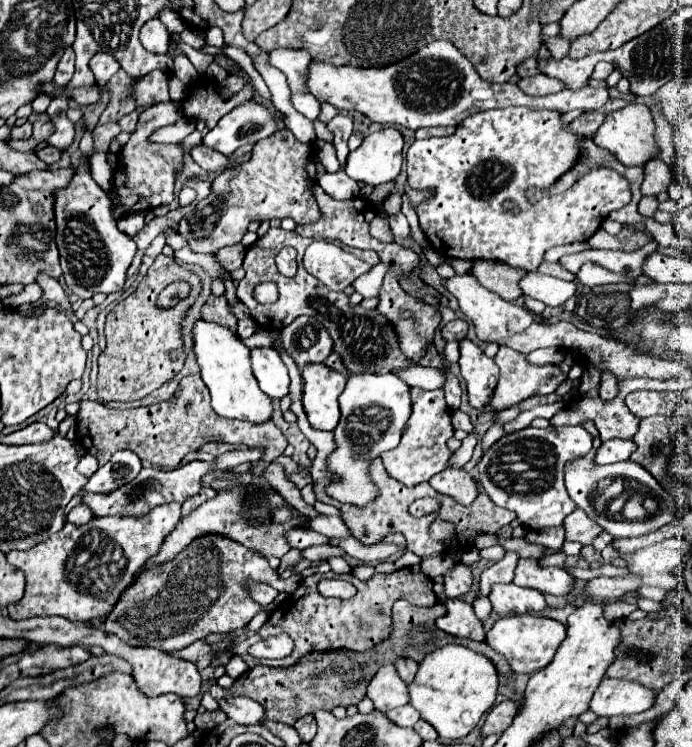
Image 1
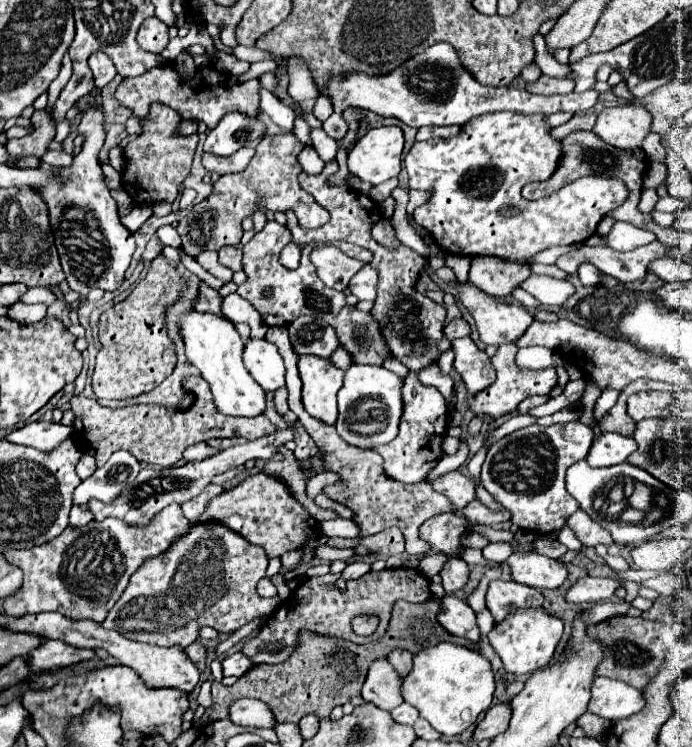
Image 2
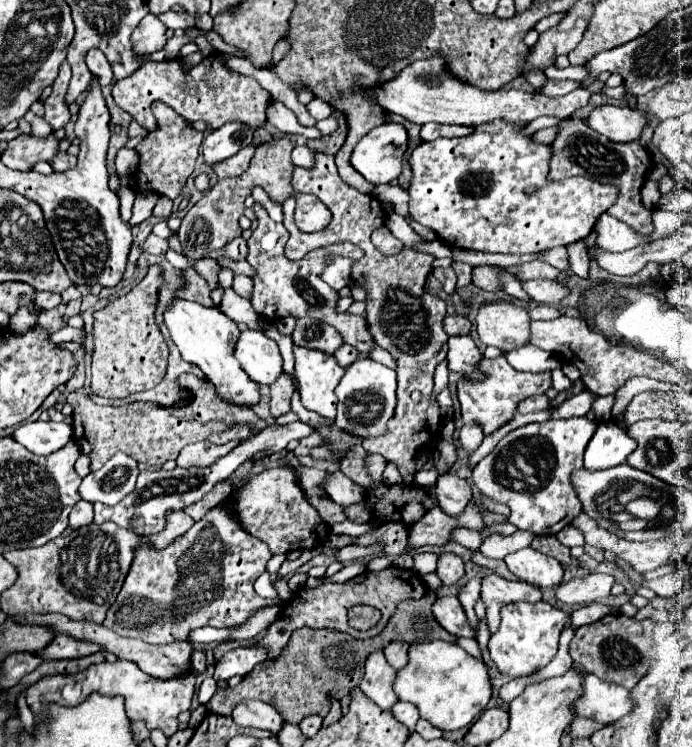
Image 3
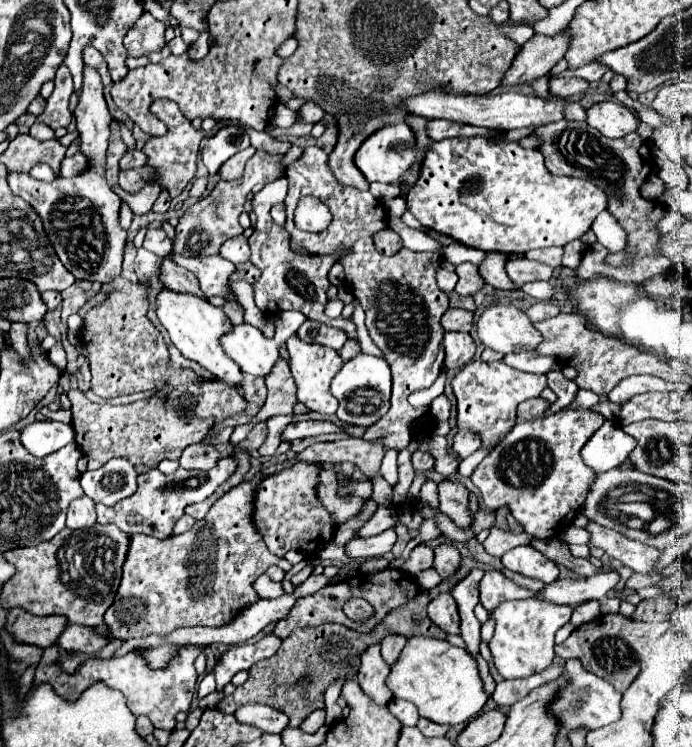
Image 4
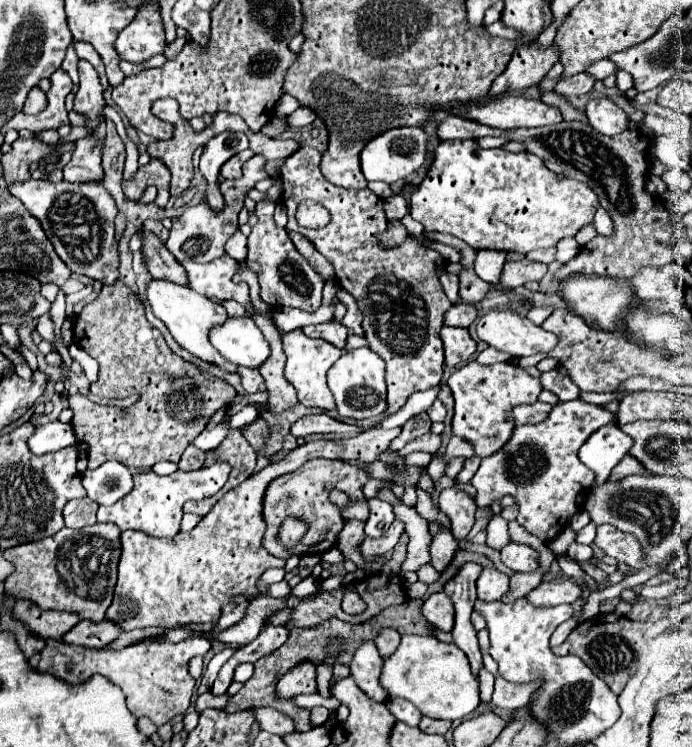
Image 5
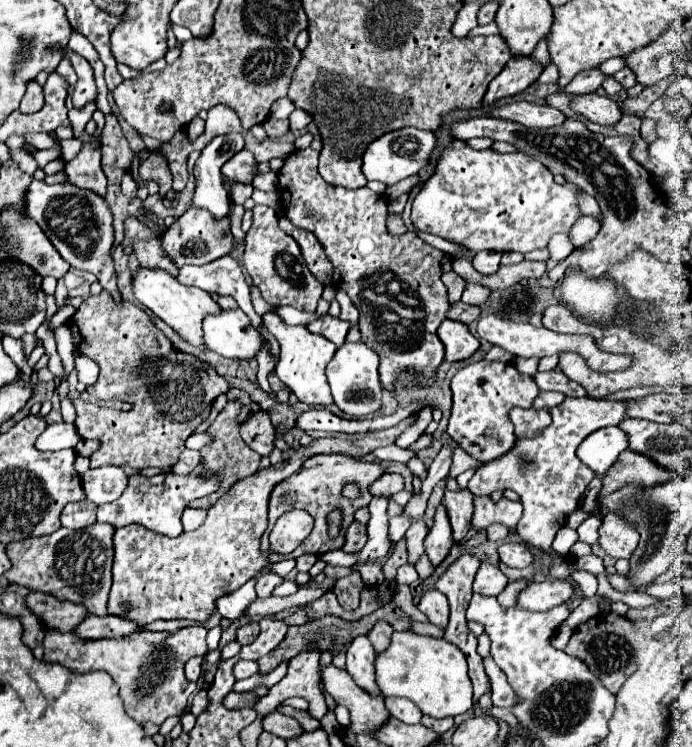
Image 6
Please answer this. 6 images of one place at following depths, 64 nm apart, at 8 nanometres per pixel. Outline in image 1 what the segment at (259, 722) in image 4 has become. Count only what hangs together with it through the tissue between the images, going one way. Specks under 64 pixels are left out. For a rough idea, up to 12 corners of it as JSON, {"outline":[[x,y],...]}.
{"outline":[[230,696],[220,708],[236,724],[262,724],[264,706]]}

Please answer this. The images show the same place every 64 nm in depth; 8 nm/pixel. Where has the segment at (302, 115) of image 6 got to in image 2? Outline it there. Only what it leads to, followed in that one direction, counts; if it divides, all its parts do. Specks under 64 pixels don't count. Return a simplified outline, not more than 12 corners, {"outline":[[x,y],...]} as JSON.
{"outline":[[318,96],[312,114],[326,120],[332,114],[332,102]]}

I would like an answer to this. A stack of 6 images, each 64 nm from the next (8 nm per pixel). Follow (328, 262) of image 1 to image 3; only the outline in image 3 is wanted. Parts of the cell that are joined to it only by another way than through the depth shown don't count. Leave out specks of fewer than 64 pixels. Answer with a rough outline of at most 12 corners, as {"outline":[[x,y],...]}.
{"outline":[[336,256],[322,276],[334,290],[348,286],[352,260]]}

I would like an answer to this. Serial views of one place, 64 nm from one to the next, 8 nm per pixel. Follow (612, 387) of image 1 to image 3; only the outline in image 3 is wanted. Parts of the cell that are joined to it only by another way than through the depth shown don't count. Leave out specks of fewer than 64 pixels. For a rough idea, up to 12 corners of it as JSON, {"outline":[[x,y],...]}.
{"outline":[[602,396],[594,402],[598,422],[610,420],[614,396]]}

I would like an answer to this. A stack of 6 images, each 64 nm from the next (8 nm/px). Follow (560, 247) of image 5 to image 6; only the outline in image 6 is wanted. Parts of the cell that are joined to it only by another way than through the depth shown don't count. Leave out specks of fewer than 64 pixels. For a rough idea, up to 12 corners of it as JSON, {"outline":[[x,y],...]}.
{"outline":[[567,234],[548,242],[552,260],[564,260],[574,250]]}

